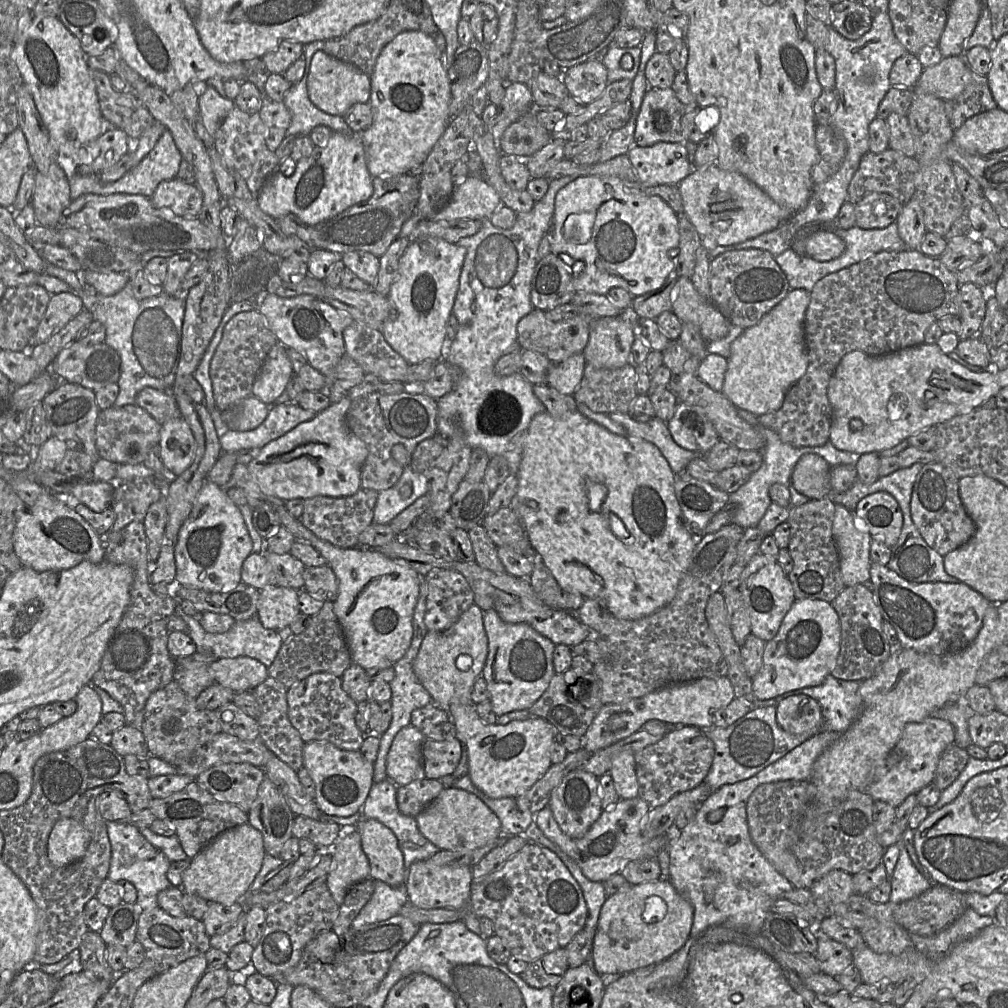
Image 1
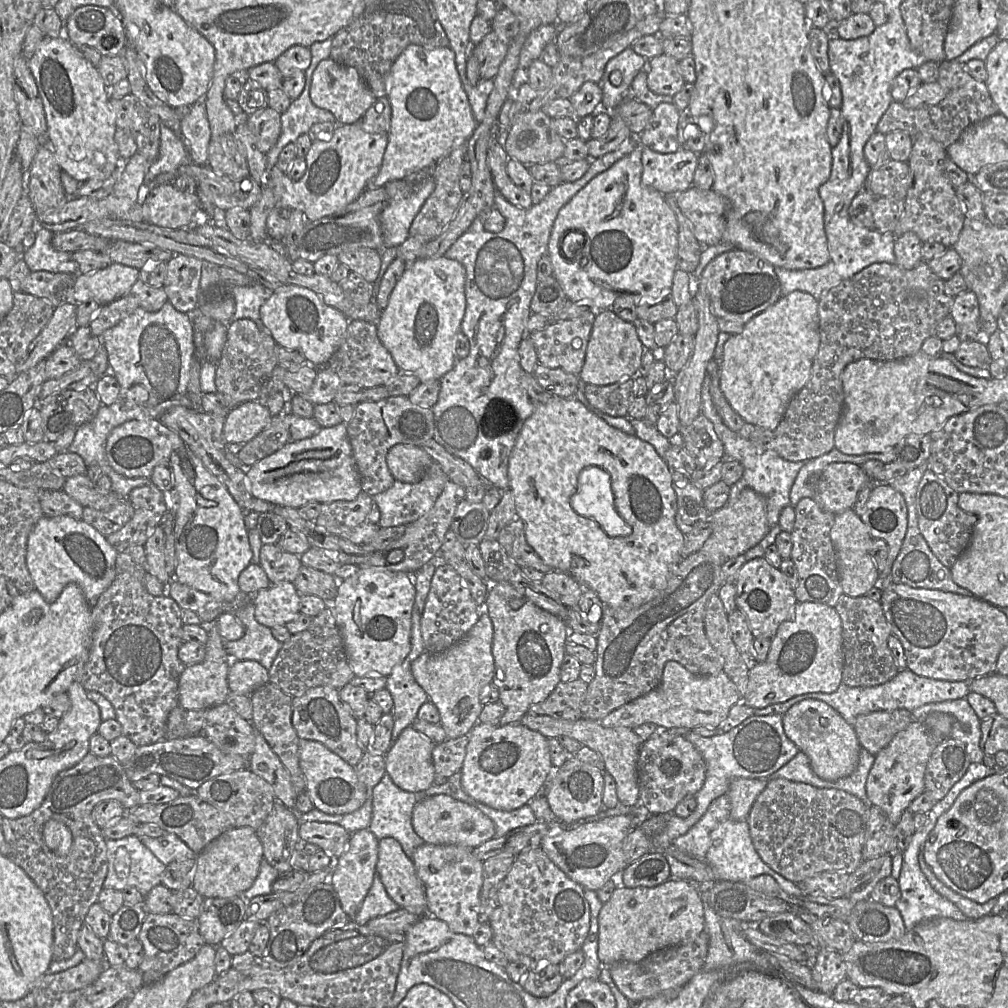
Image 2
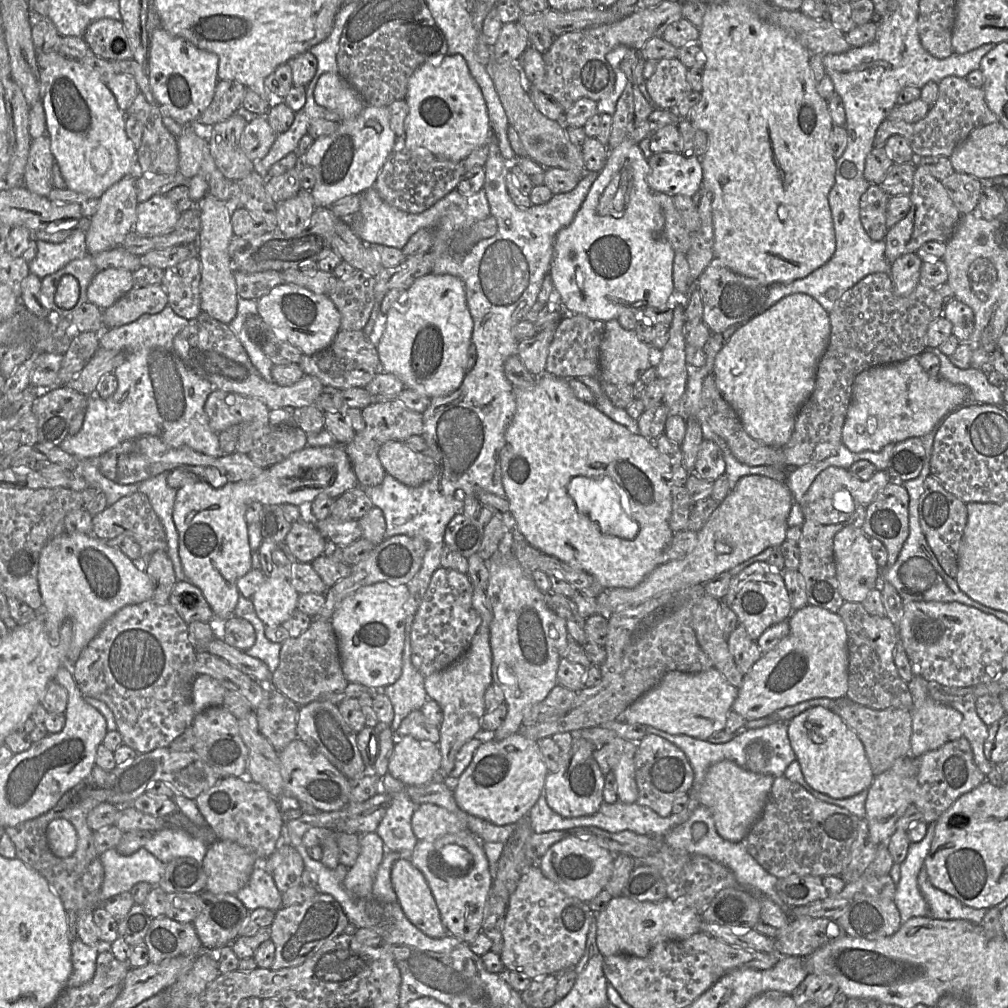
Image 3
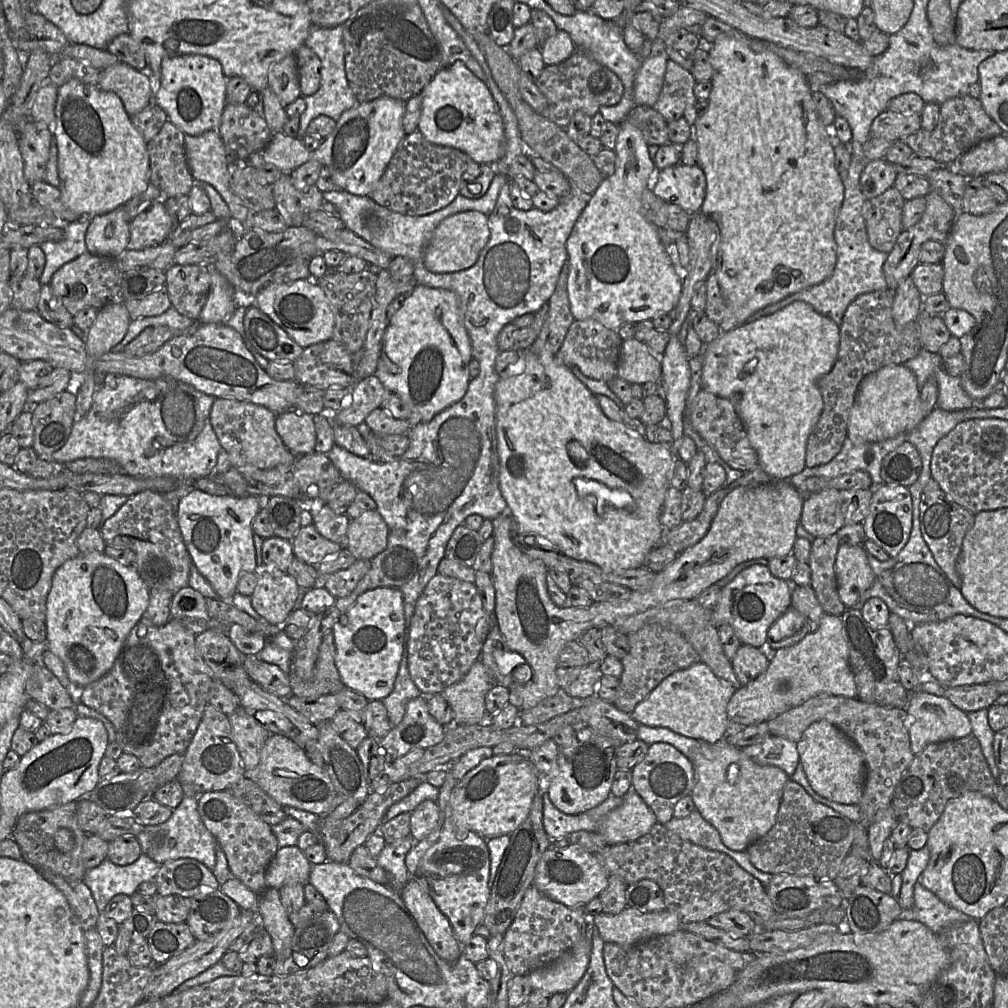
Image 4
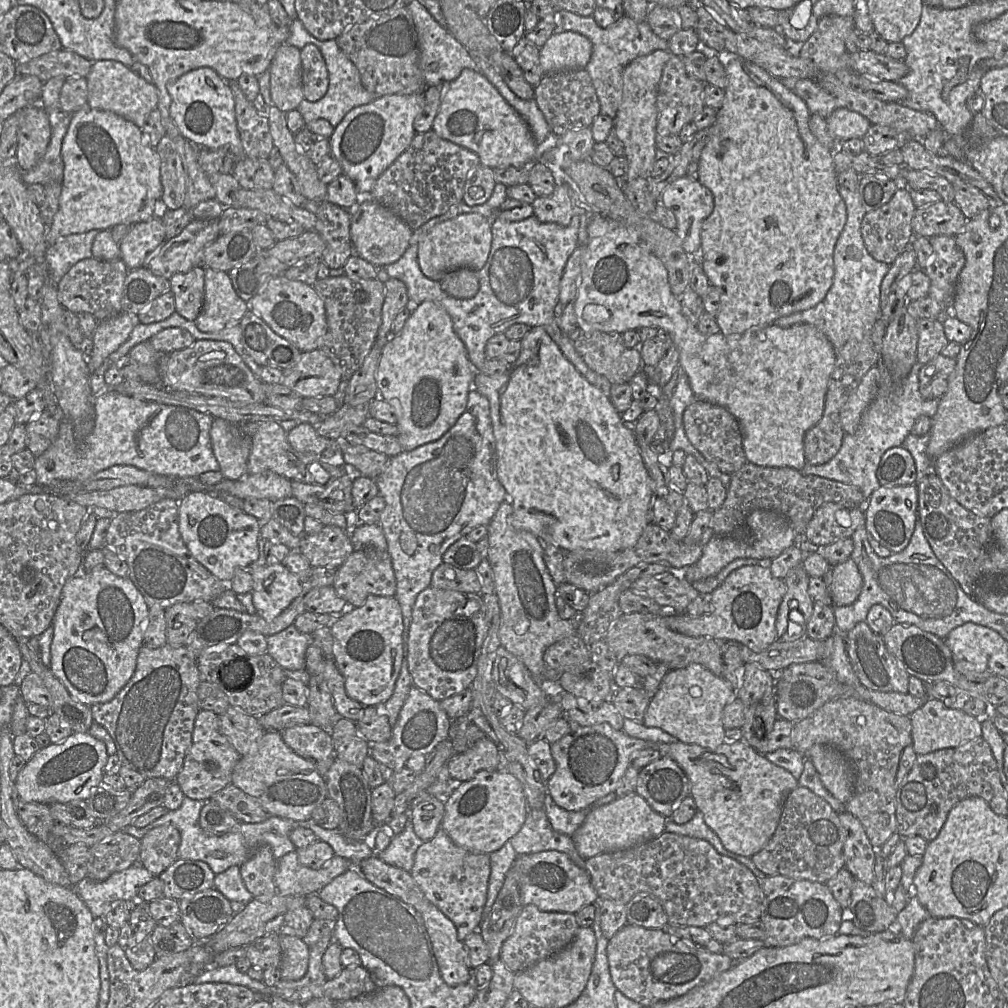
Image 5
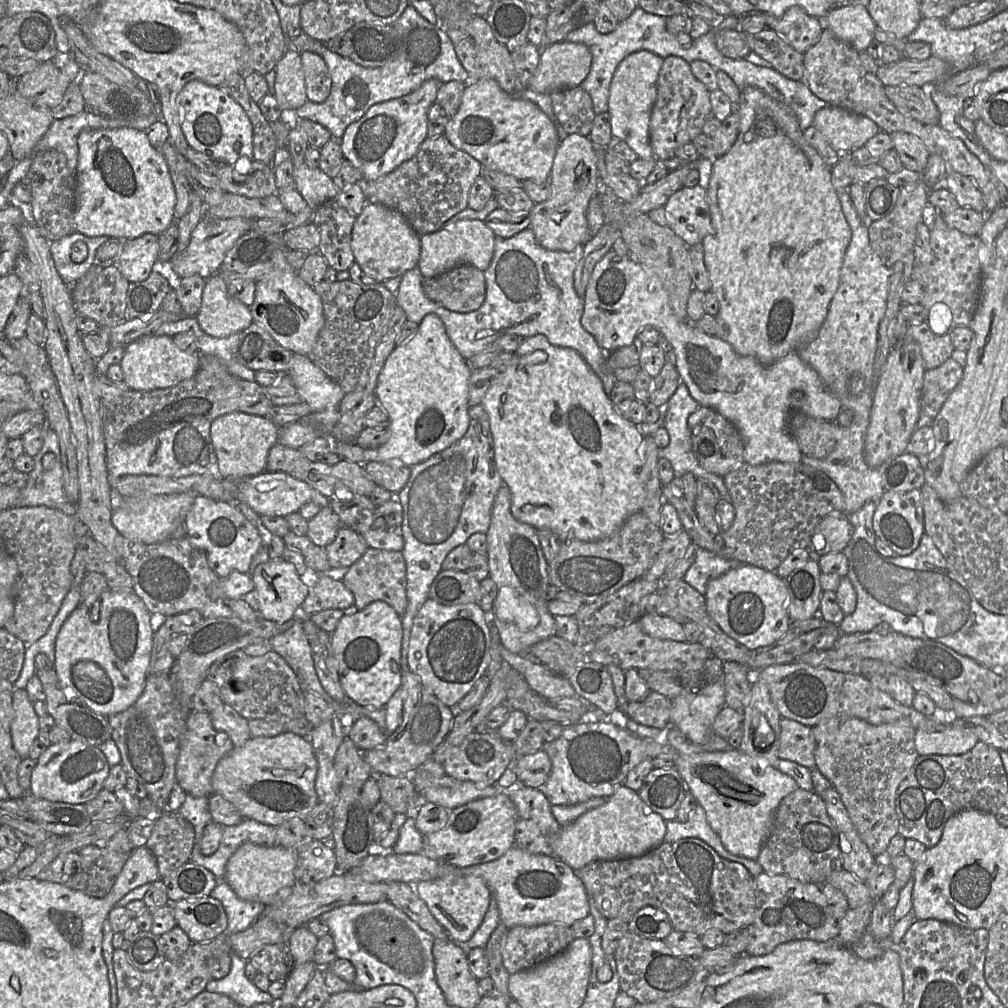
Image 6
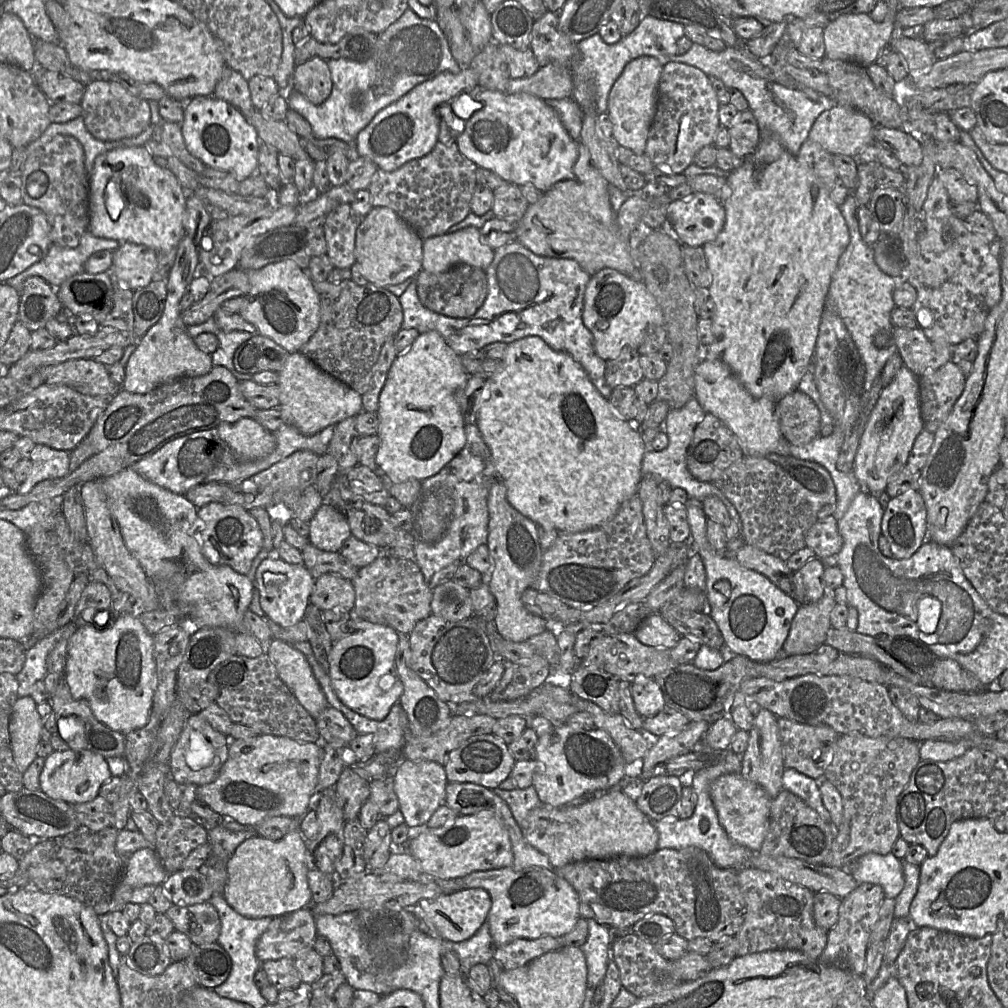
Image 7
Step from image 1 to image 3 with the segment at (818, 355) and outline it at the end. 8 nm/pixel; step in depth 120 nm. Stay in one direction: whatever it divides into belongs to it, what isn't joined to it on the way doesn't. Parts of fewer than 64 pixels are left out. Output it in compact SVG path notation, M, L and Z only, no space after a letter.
M877 272L867 275L847 290L835 302L829 312L830 341L817 367L814 391L797 413L792 435L784 446L768 446L752 438L745 431L733 407L722 397L713 372L705 378L702 387L702 406L708 414L711 428L727 443L733 456L739 462L748 466L773 465L793 469L803 465L815 464L828 458L842 444L842 429L851 402L852 388L856 376L871 367L901 362L911 356L920 356L926 350L928 328L932 322L943 316L944 307L941 296L936 289L919 283L910 295L900 297L894 293L893 282L889 274Z

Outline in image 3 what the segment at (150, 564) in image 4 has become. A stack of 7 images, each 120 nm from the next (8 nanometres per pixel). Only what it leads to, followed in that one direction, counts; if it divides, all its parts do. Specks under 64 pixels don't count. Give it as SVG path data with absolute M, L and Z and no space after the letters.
M137 492L107 506L101 513L92 517L93 534L102 541L111 540L119 535L129 535L139 544L141 557L145 559L145 571L148 557L156 551L167 551L167 539L164 527L153 510L146 495Z

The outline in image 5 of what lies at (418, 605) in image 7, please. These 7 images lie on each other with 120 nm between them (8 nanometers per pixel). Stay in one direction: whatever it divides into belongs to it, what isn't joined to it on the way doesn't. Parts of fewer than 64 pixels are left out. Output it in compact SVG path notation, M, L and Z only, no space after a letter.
M365 548L354 551L338 568L333 583L337 595L355 607L363 606L369 595L394 596L396 594L396 578L388 551Z

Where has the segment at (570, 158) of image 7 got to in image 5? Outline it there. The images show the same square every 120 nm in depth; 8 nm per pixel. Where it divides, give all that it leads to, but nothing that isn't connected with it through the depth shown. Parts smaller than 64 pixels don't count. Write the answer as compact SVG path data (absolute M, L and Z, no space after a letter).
M463 69L458 78L446 84L432 130L441 138L475 152L481 165L490 168L529 167L539 158L537 146L526 121L503 98L499 91L479 71Z

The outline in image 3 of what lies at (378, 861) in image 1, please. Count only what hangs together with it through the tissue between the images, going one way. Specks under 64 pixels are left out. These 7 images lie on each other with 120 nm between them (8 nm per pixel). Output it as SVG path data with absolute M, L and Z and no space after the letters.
M401 857L393 864L391 882L405 916L419 930L431 938L448 935L423 874L407 857Z

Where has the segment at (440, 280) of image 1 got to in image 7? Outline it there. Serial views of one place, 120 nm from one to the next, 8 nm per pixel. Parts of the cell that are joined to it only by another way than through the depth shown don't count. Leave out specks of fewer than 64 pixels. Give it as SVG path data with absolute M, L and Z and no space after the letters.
M435 330L420 333L411 346L397 355L379 396L377 410L380 446L376 464L392 482L401 483L411 478L423 481L437 474L465 446L465 423L460 407L469 375L464 371L461 356L456 354Z

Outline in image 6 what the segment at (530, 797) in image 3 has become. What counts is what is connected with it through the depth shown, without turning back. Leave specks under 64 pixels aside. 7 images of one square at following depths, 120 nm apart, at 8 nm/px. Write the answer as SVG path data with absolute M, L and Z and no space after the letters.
M505 793L470 801L451 810L443 828L423 835L422 854L459 868L494 861L515 845L516 821L517 810Z

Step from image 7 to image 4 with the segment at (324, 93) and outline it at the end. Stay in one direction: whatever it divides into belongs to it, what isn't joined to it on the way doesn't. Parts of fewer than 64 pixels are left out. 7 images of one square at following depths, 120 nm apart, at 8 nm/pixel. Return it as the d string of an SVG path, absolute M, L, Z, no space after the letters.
M305 45L295 52L295 58L301 94L313 95L321 84L321 61L317 54Z

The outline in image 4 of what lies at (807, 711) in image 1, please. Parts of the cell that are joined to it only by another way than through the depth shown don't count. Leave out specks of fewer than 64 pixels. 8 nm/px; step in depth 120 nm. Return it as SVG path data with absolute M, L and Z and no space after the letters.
M826 720L812 723L797 742L800 763L819 795L842 804L858 804L866 778L865 757L860 748L839 728Z

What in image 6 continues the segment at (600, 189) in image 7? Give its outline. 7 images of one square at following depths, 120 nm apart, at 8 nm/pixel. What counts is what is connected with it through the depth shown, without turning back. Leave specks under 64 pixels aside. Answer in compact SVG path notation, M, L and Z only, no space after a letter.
M567 134L560 141L549 179L551 196L546 201L534 204L530 211L530 228L543 248L570 252L593 237L590 235L586 214L591 199L599 193L597 157L598 148L592 144L589 136Z

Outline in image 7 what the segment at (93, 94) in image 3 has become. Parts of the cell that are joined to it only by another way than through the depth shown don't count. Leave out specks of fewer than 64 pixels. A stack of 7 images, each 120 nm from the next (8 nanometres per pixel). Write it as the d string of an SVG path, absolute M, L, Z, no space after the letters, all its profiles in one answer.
M144 146L115 148L95 158L89 179L89 226L94 236L143 244L156 252L177 248L186 235L187 192L176 176L155 163Z

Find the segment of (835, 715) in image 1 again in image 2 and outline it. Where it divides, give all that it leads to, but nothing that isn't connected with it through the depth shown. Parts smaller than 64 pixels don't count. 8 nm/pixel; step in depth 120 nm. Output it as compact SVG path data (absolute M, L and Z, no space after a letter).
M906 668L899 670L895 677L880 685L851 687L842 682L835 692L813 692L807 693L806 696L808 698L819 698L819 700L834 708L848 724L854 726L856 718L860 714L900 709L913 711L929 703L966 698L969 692L969 682L937 680L917 675Z

